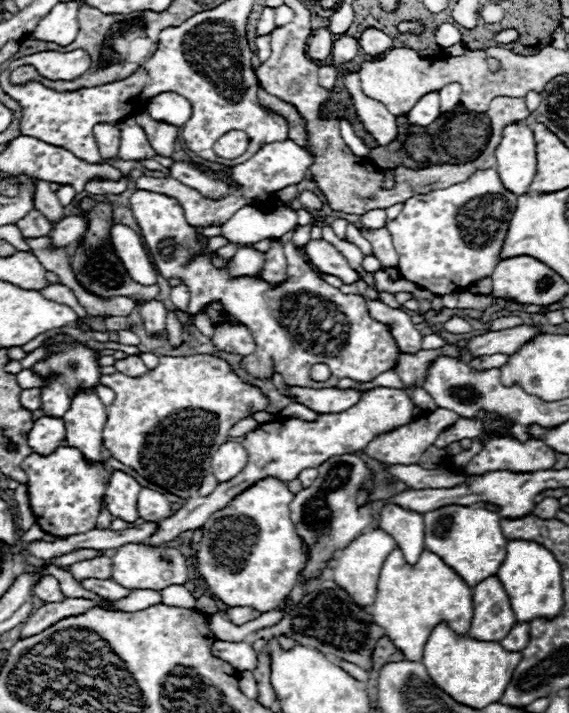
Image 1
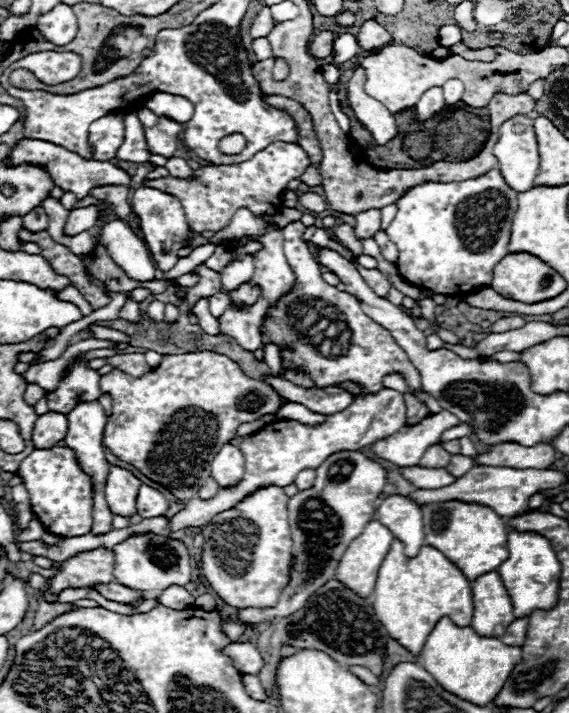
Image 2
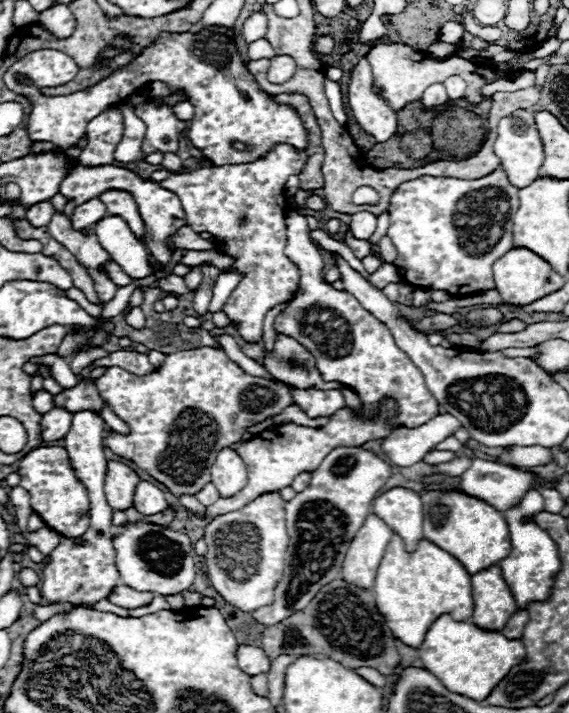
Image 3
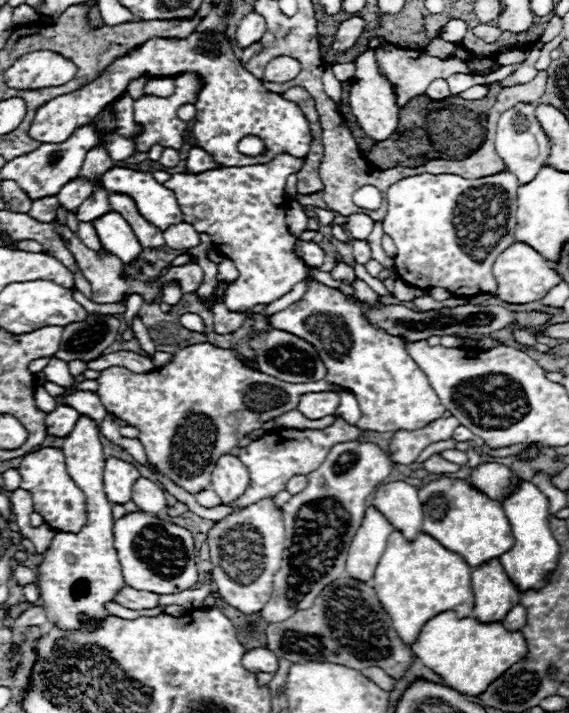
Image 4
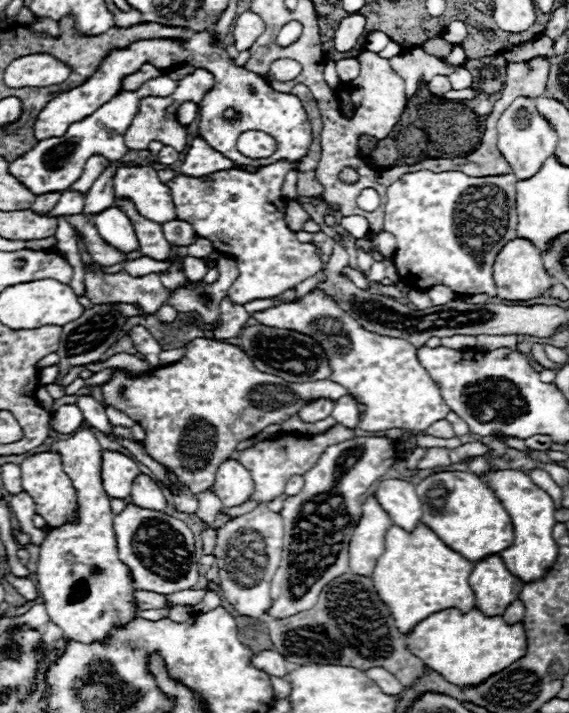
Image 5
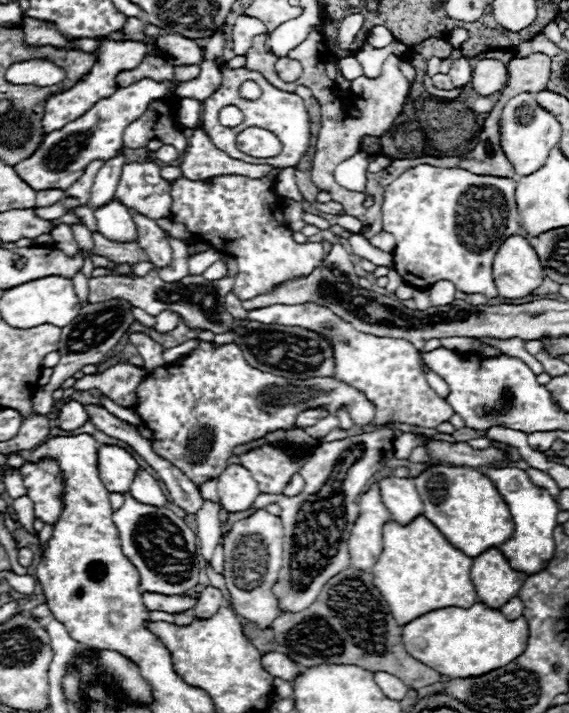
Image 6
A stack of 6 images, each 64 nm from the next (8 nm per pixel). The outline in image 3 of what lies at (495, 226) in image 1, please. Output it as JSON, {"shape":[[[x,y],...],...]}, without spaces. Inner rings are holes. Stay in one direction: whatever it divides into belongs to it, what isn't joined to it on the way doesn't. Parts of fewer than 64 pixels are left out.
{"shape":[[[494,170],[492,174],[476,180],[442,178],[442,176],[420,176],[410,182],[402,182],[390,196],[390,226],[388,238],[398,250],[394,266],[398,268],[404,282],[422,288],[446,290],[452,296],[466,296],[484,290],[494,290],[492,264],[500,254],[512,248],[512,226],[514,214],[518,210],[518,188],[512,186],[504,170]]]}

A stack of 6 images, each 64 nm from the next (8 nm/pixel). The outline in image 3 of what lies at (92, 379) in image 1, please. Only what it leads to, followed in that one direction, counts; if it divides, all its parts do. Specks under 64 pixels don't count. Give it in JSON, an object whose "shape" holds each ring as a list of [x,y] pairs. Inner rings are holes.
{"shape":[[[86,378],[86,380],[80,380],[80,384],[76,388],[62,390],[60,394],[56,394],[54,404],[64,406],[66,410],[72,410],[72,412],[92,410],[92,412],[100,414],[104,402],[102,402],[96,386],[94,386],[94,380]]]}

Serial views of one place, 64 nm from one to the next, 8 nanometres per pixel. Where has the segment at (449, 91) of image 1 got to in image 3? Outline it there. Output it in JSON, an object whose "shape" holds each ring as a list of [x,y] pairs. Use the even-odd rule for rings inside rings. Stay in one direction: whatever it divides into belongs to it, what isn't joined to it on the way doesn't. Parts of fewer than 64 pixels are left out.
{"shape":[[[450,76],[444,84],[446,84],[446,90],[448,90],[448,98],[450,98],[450,100],[464,98],[464,92],[466,92],[466,82],[464,82],[460,76]]]}

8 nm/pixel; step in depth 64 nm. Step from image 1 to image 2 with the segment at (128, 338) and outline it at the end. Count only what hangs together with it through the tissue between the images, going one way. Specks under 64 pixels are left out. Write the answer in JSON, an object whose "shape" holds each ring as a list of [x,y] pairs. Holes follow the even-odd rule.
{"shape":[[[90,324],[88,326],[88,329],[93,331],[95,338],[97,339],[110,340],[116,343],[123,342],[130,344],[130,337],[119,331],[106,327],[97,326],[95,324]]]}

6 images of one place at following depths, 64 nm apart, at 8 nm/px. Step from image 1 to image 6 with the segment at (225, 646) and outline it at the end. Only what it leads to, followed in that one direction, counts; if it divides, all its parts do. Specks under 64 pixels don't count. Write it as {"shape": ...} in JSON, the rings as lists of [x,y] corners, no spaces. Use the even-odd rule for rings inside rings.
{"shape":[[[268,652],[268,654],[264,654],[262,662],[264,662],[264,668],[272,676],[282,678],[282,680],[288,680],[288,682],[292,682],[304,670],[302,666],[298,666],[286,654],[280,654],[280,652]]]}

